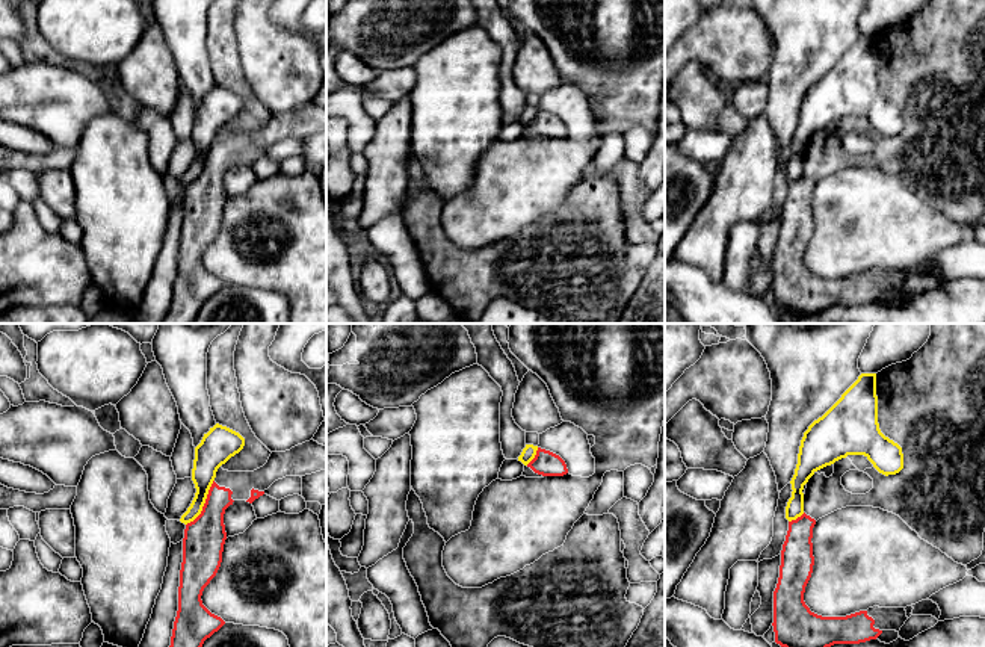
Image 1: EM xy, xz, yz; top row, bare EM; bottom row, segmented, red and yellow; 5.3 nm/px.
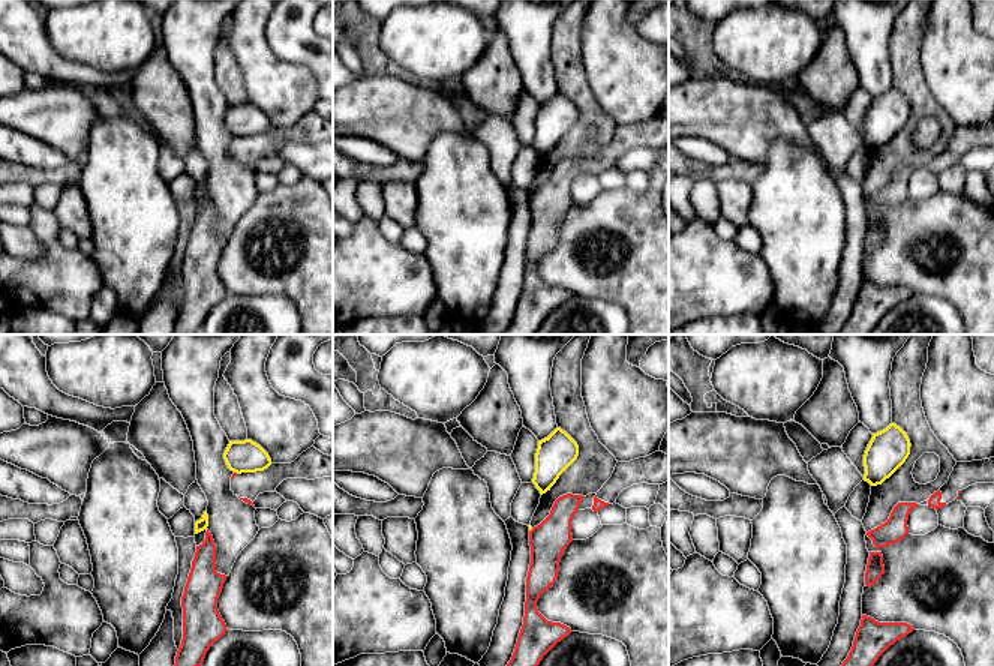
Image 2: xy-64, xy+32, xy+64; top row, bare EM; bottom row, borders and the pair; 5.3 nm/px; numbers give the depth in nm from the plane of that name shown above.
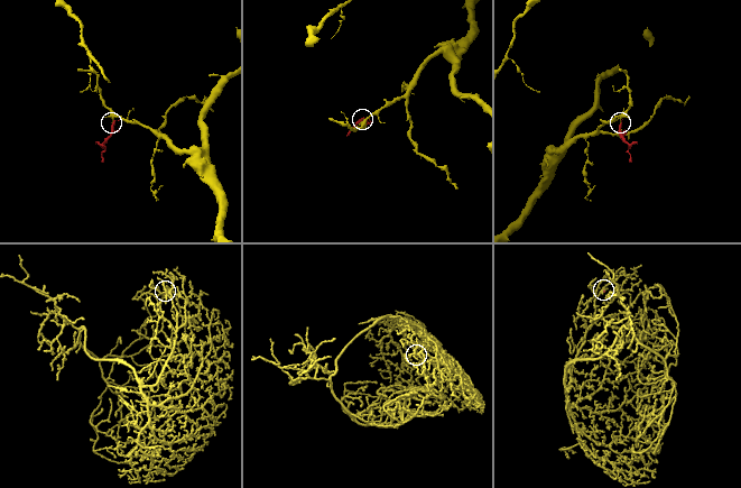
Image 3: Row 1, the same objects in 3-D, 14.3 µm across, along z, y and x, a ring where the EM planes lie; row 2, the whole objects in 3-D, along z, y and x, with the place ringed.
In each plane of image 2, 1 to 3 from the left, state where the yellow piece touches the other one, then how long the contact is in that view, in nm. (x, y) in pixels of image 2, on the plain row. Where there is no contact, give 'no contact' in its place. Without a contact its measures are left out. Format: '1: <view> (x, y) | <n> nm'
1: no contact
2: xy+32 (531, 194) | 30 nm
3: no contact

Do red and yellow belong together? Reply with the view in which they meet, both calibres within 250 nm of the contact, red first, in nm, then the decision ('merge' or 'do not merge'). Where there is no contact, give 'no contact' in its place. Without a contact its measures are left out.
xy | 220/160 nm | do not merge

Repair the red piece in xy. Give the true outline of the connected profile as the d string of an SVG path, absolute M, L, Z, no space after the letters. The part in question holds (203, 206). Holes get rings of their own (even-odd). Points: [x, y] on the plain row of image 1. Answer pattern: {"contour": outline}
{"contour": "M314 101L298 106L286 113L272 113L267 124L254 133L228 133L218 130L201 175L186 186L183 200L183 224L180 231L178 272L174 283L171 307L160 324L193 324L204 302L218 293L225 283L212 275L201 262L204 249L216 237L227 201L224 175L234 162L252 165L278 141L305 138L326 130L326 107Z"}

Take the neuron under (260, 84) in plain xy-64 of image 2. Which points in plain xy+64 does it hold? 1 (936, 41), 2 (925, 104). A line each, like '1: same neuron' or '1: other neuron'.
1: same neuron
2: other neuron

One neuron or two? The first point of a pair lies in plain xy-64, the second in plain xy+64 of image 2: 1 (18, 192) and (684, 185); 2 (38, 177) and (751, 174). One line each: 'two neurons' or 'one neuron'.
1: two neurons
2: one neuron

